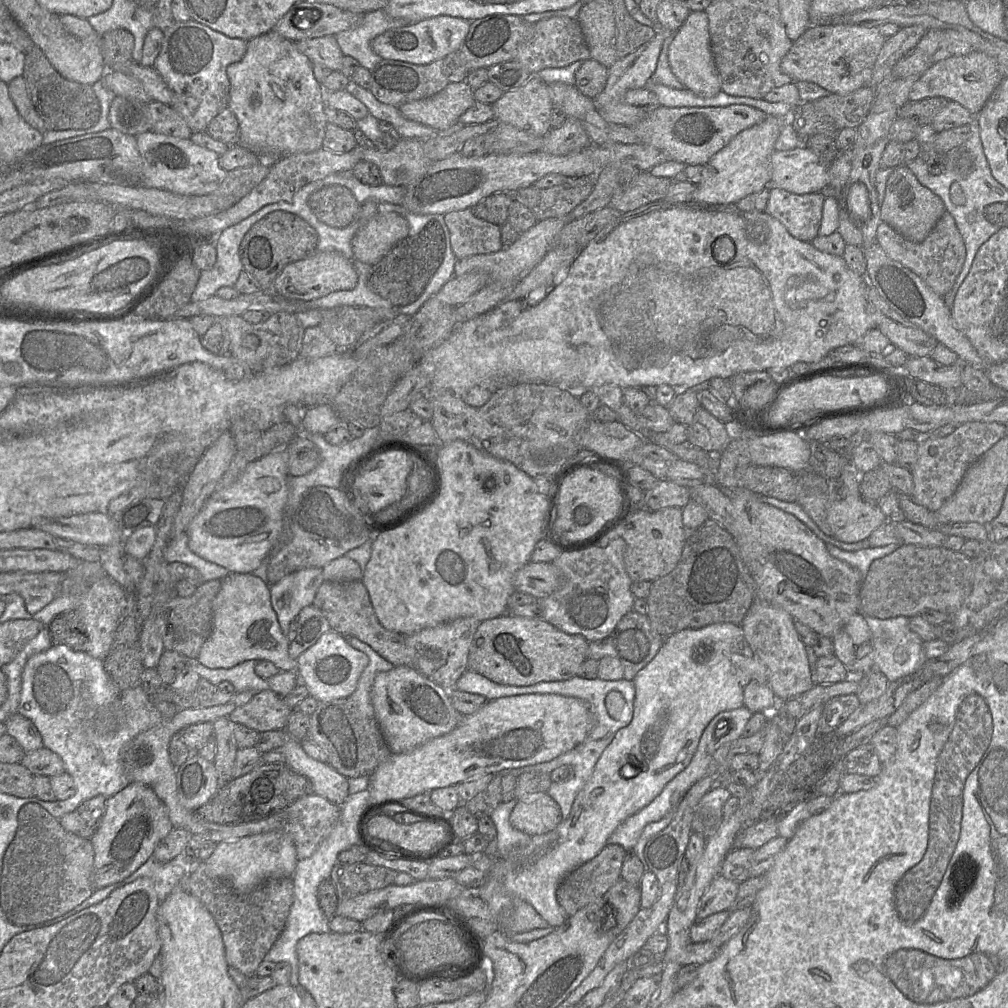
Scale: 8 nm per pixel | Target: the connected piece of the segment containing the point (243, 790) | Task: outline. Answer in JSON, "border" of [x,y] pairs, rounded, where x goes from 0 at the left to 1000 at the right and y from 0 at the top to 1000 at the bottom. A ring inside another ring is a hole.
{"border":[[[258,756],[249,765],[220,777],[215,786],[193,808],[209,816],[237,818],[255,814],[281,804],[295,793],[310,787],[307,774],[284,757]]]}

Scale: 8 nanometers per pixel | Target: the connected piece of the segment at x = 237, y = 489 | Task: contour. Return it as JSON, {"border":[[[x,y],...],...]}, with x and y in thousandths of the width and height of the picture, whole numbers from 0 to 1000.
{"border":[[[284,442],[274,443],[247,459],[229,481],[212,486],[191,513],[185,524],[188,545],[228,568],[250,568],[273,544],[281,529],[286,471]]]}

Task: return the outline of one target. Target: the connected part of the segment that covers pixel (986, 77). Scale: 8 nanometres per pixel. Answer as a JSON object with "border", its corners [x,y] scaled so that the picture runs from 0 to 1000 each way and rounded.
{"border":[[[965,51],[955,56],[943,56],[925,63],[913,75],[902,92],[902,101],[934,96],[948,101],[963,113],[969,114],[995,78],[987,60],[974,52]]]}

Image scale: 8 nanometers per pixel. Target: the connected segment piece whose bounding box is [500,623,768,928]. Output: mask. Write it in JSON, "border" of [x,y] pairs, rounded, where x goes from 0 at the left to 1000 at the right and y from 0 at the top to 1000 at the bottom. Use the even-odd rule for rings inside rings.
{"border":[[[710,618],[695,624],[680,624],[663,632],[659,632],[658,639],[651,651],[637,663],[629,673],[630,693],[628,698],[628,712],[624,719],[614,723],[606,737],[601,741],[592,755],[589,765],[578,782],[573,786],[564,810],[548,824],[541,827],[529,828],[522,836],[511,838],[502,849],[498,849],[500,857],[499,878],[503,884],[515,892],[527,897],[530,902],[550,921],[558,918],[563,910],[552,892],[552,882],[557,874],[569,862],[592,849],[603,837],[603,832],[609,823],[623,811],[633,807],[645,798],[658,784],[660,779],[685,757],[691,744],[695,729],[703,716],[714,706],[731,703],[738,700],[738,684],[747,675],[762,678],[760,664],[753,652],[742,639],[735,620],[727,618]]]}

